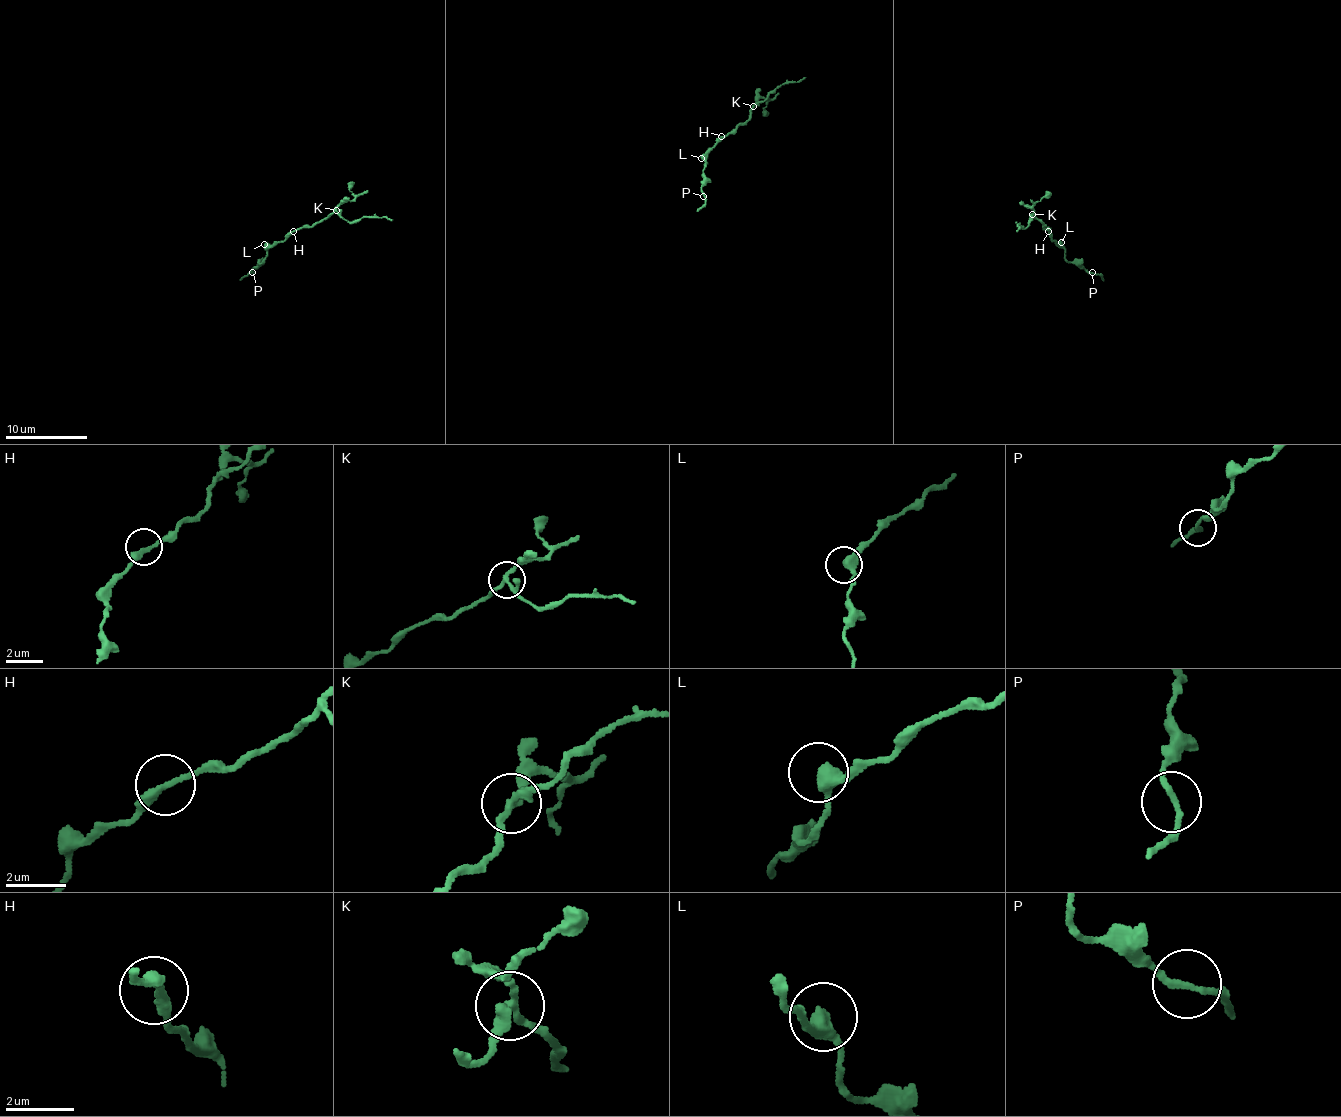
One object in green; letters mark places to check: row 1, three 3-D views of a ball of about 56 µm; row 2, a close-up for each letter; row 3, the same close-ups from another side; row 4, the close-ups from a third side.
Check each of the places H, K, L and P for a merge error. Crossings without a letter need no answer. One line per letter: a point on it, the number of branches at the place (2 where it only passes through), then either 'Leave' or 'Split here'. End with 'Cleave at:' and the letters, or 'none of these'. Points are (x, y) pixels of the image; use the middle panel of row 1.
H: Place: (721, 136). Branches: 2. Leave
K: Place: (753, 106). Branches: 3. Split here
L: Place: (701, 158). Branches: 2. Leave
P: Place: (703, 196). Branches: 2. Leave
Cleave at: K

